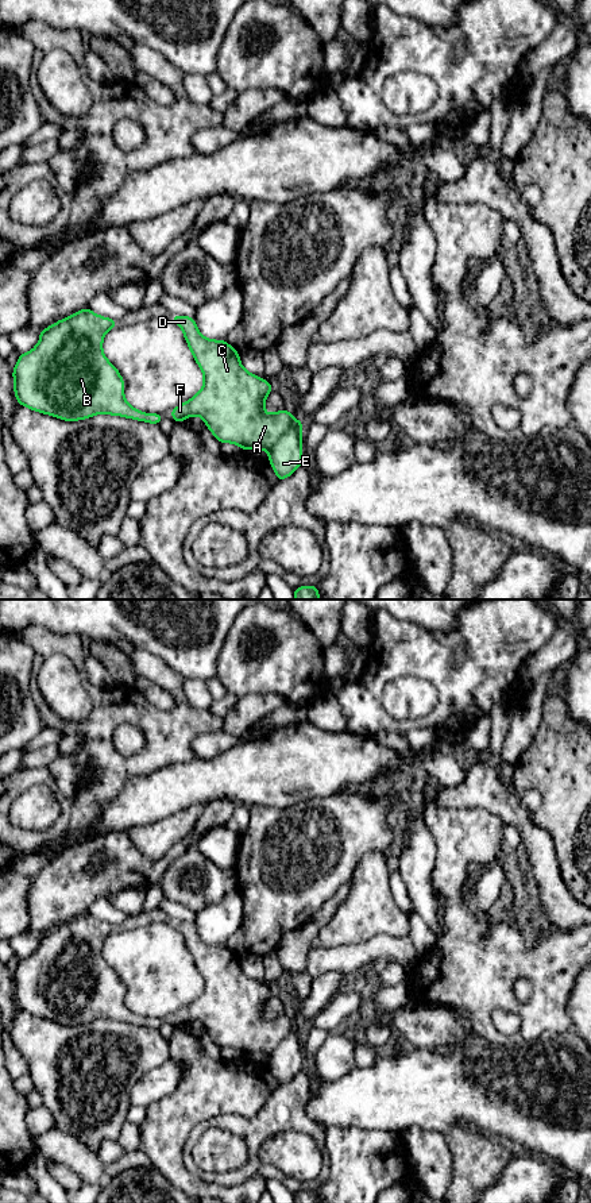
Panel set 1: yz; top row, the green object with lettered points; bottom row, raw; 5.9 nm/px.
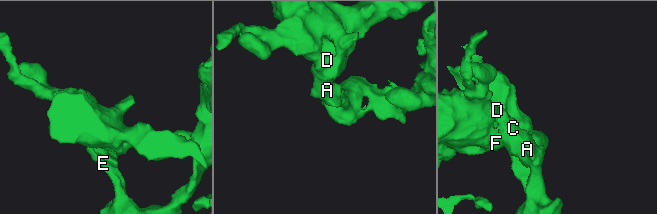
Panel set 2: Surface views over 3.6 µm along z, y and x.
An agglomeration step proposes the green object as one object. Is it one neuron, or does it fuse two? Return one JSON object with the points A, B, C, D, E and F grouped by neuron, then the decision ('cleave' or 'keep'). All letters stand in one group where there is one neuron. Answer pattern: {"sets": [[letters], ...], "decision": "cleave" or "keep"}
{"sets": [["A", "B", "C", "D", "F"], ["E"]], "decision": "cleave"}

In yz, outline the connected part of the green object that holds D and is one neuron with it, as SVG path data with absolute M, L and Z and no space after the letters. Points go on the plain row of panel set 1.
M171 919L171 924L181 932L185 945L204 979L201 995L170 1017L173 1025L178 1027L190 1021L200 1021L220 1048L232 1048L244 1056L266 1054L270 1057L296 1025L289 1014L271 1019L264 1017L266 1002L273 995L273 990L264 983L248 978L240 968L239 957L227 945L204 942L193 922Z

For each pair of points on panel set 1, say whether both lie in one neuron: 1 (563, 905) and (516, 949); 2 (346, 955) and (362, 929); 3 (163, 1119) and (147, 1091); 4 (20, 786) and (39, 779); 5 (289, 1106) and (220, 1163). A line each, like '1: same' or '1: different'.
1: different
2: different
3: different
4: same
5: different

